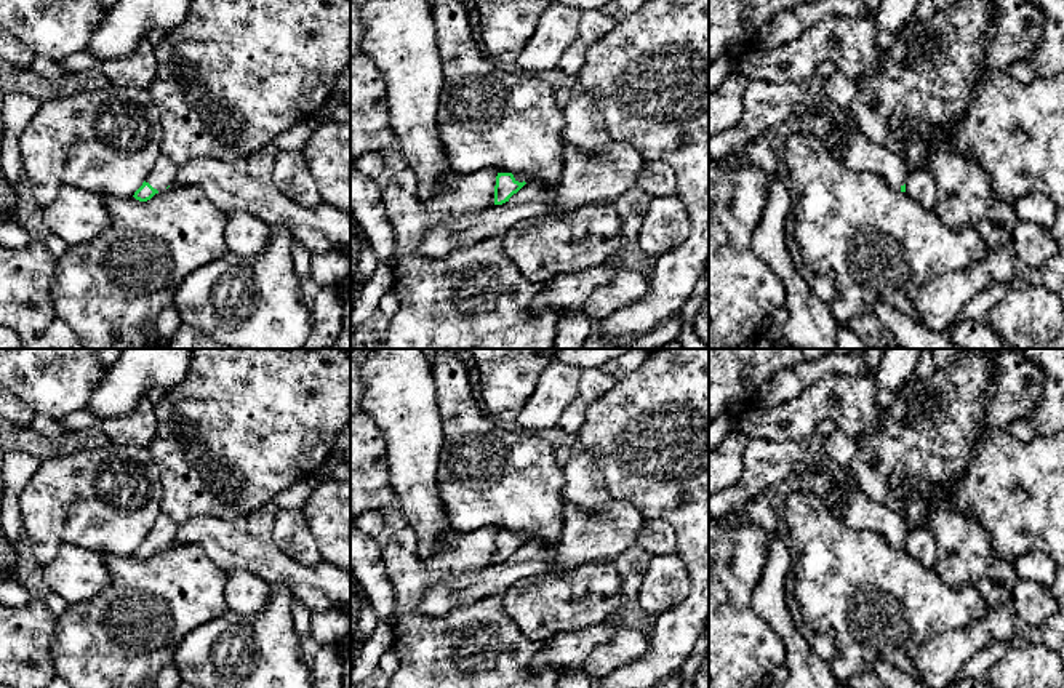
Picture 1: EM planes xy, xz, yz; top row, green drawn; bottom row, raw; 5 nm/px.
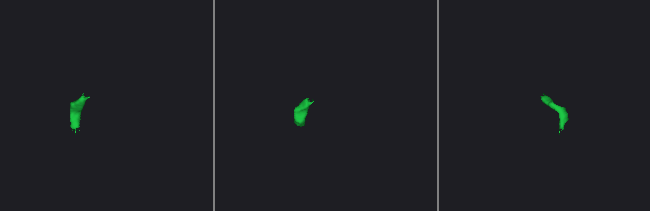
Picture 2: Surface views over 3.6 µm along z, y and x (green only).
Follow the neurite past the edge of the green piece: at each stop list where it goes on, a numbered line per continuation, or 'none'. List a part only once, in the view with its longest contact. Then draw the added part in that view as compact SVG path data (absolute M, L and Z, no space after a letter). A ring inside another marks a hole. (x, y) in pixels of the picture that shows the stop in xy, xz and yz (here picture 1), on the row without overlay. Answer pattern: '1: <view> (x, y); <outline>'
1: xy (164, 532); M160 514L146 536L154 547L163 550L168 544L173 544L178 533L178 523L166 514Z

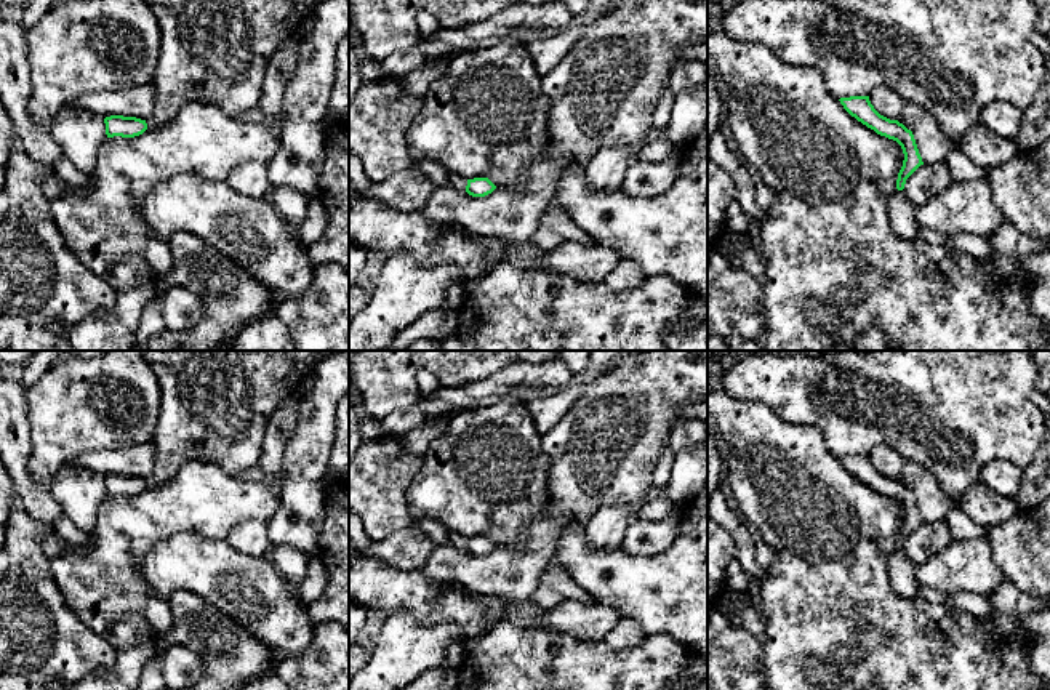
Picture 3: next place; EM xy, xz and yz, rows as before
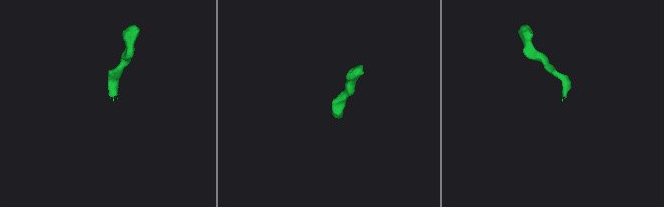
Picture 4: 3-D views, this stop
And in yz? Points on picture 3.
1: yz (903, 580); M895 549L888 560L890 584L908 599L920 597L920 584L916 580L916 567L906 559L904 549Z

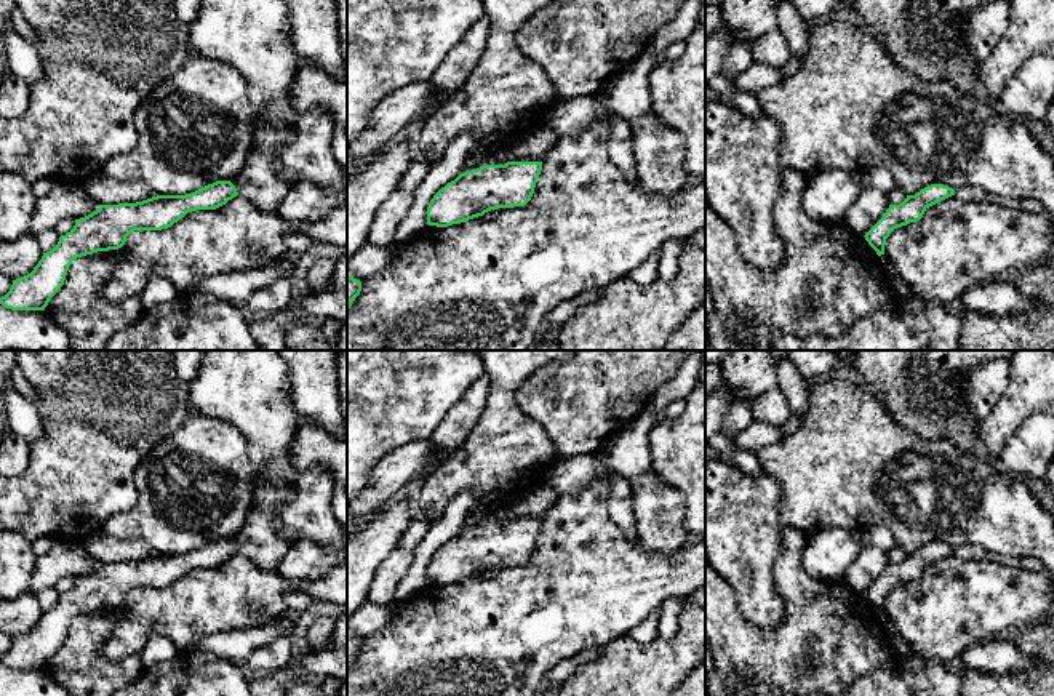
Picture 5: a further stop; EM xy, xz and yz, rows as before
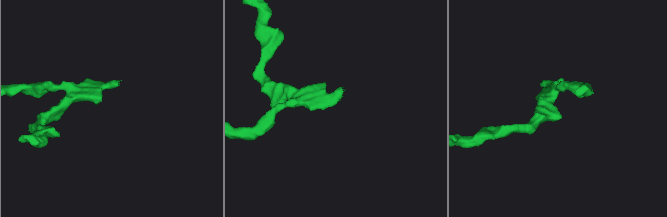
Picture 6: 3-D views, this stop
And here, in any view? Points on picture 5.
1: xy (250, 389); M205 350L197 376L189 386L192 410L235 426L246 440L258 470L254 506L230 541L238 554L264 571L278 571L286 552L297 542L293 531L278 530L277 509L288 499L299 469L289 464L289 443L302 422L289 400L289 373L280 350Z

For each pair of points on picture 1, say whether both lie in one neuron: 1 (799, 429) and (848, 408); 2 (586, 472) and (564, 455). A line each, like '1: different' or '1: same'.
1: same
2: different

